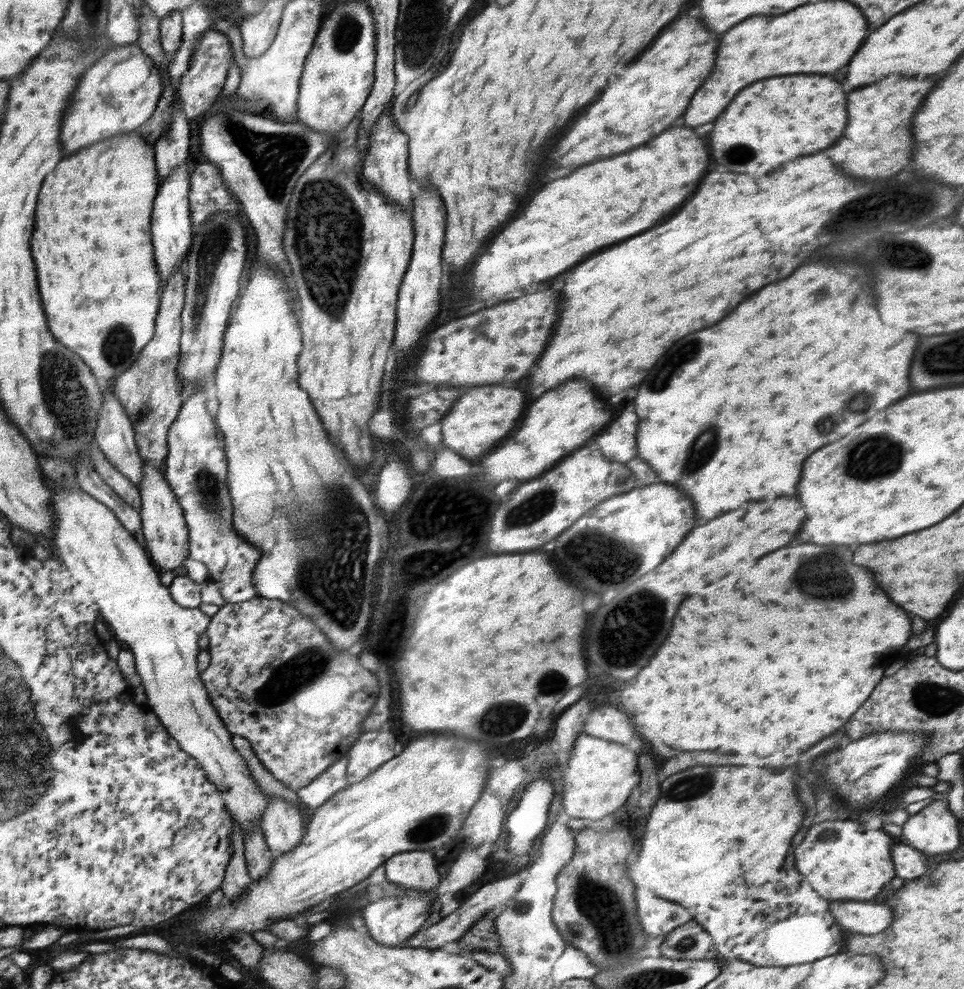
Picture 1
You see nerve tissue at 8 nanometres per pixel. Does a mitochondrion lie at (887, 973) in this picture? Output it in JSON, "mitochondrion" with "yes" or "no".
{"mitochondrion":"no"}

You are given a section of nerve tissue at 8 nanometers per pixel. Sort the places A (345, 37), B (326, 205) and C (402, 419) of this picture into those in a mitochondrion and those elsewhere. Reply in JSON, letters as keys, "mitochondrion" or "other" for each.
{"A":"mitochondrion","B":"mitochondrion","C":"other"}

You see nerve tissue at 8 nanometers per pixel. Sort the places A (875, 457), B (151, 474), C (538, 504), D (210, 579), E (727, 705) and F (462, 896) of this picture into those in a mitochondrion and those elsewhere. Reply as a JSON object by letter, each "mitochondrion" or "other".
{"A":"mitochondrion","B":"other","C":"mitochondrion","D":"other","E":"other","F":"other"}

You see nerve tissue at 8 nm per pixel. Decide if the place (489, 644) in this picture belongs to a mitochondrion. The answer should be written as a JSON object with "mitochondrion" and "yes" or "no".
{"mitochondrion":"no"}

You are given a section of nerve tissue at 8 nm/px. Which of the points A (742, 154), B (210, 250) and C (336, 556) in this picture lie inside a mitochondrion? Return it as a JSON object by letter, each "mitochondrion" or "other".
{"A":"mitochondrion","B":"mitochondrion","C":"mitochondrion"}

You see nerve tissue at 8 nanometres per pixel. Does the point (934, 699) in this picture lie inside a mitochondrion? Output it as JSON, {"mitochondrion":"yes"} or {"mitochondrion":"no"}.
{"mitochondrion":"yes"}

